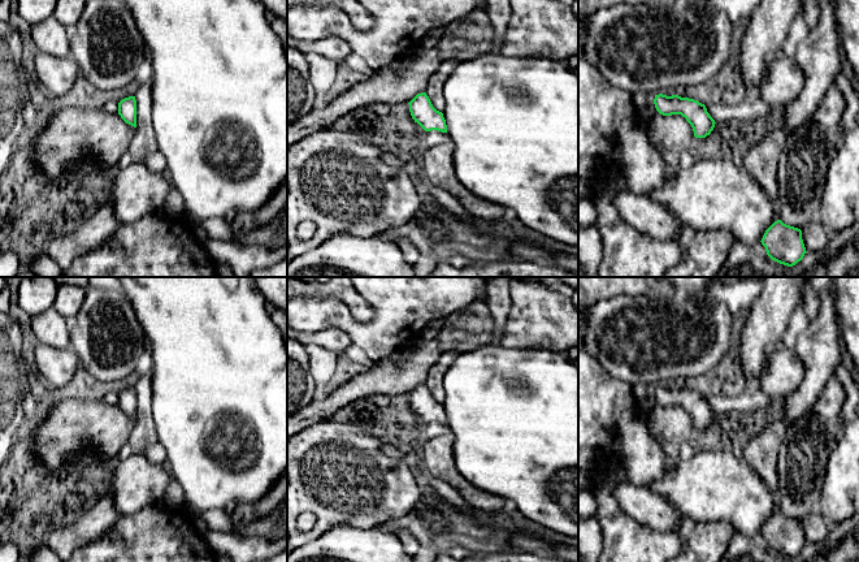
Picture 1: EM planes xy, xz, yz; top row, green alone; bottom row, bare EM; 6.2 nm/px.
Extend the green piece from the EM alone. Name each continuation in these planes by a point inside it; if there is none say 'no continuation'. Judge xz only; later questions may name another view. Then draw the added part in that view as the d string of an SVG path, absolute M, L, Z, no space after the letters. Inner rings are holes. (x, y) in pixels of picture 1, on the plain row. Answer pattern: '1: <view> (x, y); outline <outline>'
no continuation

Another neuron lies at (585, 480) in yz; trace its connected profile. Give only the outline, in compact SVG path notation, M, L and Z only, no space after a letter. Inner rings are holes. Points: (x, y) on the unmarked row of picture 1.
M578 471L578 489L591 490L593 483L591 472Z

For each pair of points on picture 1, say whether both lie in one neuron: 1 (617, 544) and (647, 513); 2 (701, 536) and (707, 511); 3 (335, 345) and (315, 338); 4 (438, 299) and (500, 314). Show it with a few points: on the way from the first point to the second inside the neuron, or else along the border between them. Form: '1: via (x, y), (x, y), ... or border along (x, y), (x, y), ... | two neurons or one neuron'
1: border along (616, 501), (640, 523), (655, 530), (668, 530) | two neurons
2: border along (684, 514), (702, 521), (725, 521), (733, 531) | two neurons
3: via (330, 340), (320, 338) | one neuron
4: border along (486, 290), (485, 301) | two neurons

